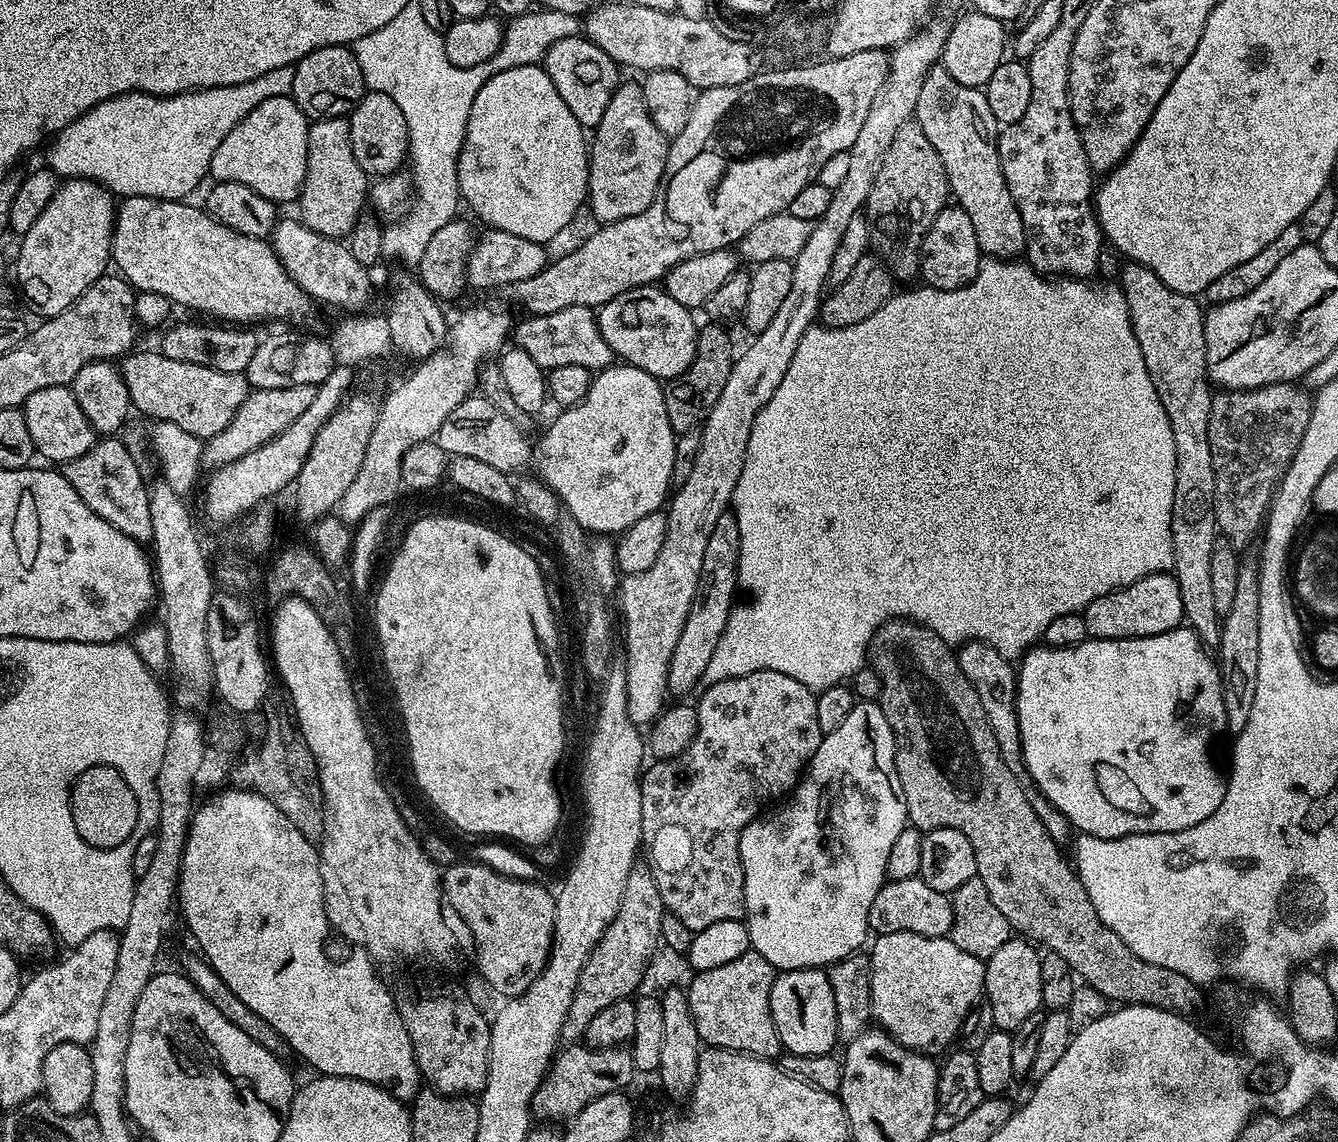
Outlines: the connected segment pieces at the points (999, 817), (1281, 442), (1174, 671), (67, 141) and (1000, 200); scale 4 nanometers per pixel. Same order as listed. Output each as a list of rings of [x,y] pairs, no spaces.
[[[887,620],[872,639],[870,667],[881,679],[878,703],[894,734],[896,769],[902,782],[908,824],[920,829],[921,833],[932,832],[935,828],[953,828],[970,838],[970,846],[974,846],[976,875],[1013,930],[1037,945],[1045,944],[1043,947],[1047,951],[1060,954],[1083,983],[1120,1006],[1138,1004],[1138,980],[1150,980],[1150,992],[1182,994],[1202,991],[1201,985],[1186,978],[1186,974],[1178,974],[1178,970],[1154,966],[1154,962],[1138,958],[1138,954],[1134,954],[1134,950],[1130,950],[1126,942],[1122,942],[1122,938],[1118,938],[1118,934],[1098,918],[1080,875],[1069,857],[1067,860],[1060,853],[1058,841],[1046,834],[1042,818],[1038,818],[1034,806],[1030,806],[1028,793],[1020,785],[1020,777],[1013,774],[1006,762],[1002,762],[998,742],[994,742],[994,730],[990,730],[982,702],[978,702],[974,686],[966,674],[962,674],[957,653],[945,640],[912,620]]]
[[[1296,382],[1271,384],[1261,388],[1220,390],[1213,395],[1208,433],[1210,458],[1214,461],[1214,518],[1219,535],[1233,548],[1243,550],[1259,532],[1261,535],[1278,485],[1284,473],[1291,468],[1294,454],[1306,434],[1313,403],[1309,389]]]
[[[1187,626],[1153,636],[1136,636],[1132,640],[1089,638],[1078,646],[1069,648],[1033,646],[1024,653],[1019,661],[1016,677],[1016,713],[1024,771],[1031,778],[1034,787],[1066,817],[1077,833],[1109,840],[1130,834],[1177,832],[1190,826],[1198,826],[1198,822],[1210,818],[1210,814],[1214,814],[1214,810],[1222,806],[1226,780],[1222,772],[1220,776],[1215,762],[1212,761],[1212,735],[1224,728],[1226,710],[1222,706],[1220,669],[1217,661],[1208,656],[1211,656],[1209,649],[1201,644],[1196,633]]]
[[[279,68],[265,76],[254,78],[245,84],[235,84],[234,86],[218,86],[217,88],[197,88],[190,92],[179,92],[177,96],[151,96],[148,92],[127,92],[121,96],[115,96],[109,100],[103,100],[101,104],[96,104],[86,114],[82,114],[74,122],[70,122],[60,132],[55,133],[51,137],[48,148],[47,167],[51,168],[60,178],[75,178],[78,180],[95,180],[97,184],[101,184],[107,188],[116,198],[127,198],[130,196],[145,196],[146,198],[158,198],[159,200],[184,200],[200,183],[203,182],[204,176],[209,175],[212,159],[214,158],[214,150],[218,150],[218,146],[222,146],[222,138],[226,138],[226,134],[230,134],[230,130],[234,130],[234,126],[238,126],[238,122],[242,118],[246,118],[246,114],[250,114],[250,110],[254,110],[254,106],[258,106],[262,102],[266,102],[266,98],[274,98],[275,96],[287,96],[292,90],[292,68]]]
[[[943,66],[932,68],[926,74],[922,82],[922,90],[918,93],[914,122],[922,126],[922,134],[926,134],[926,138],[930,138],[930,146],[938,150],[938,158],[942,158],[942,166],[946,170],[951,199],[962,210],[966,210],[966,215],[970,217],[981,253],[985,257],[997,260],[1017,259],[1025,251],[1028,239],[1022,226],[1022,214],[1018,214],[1018,206],[1014,206],[1014,198],[1010,198],[1010,190],[1002,174],[996,145],[998,125],[994,114],[990,114],[990,102],[986,102],[983,91],[962,86],[962,82],[954,82],[954,78],[946,74]]]

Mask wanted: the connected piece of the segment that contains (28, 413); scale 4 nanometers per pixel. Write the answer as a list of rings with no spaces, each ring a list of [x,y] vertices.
[[[50,386],[46,390],[34,390],[34,394],[24,400],[22,411],[37,453],[53,460],[56,466],[82,458],[82,454],[86,454],[98,439],[98,433],[90,426],[86,414],[82,414],[82,406],[78,406],[78,398],[74,398],[71,387]]]

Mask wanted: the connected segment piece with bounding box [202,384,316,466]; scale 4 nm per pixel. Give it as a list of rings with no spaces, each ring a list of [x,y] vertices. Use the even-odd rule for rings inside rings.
[[[316,385],[286,386],[286,390],[262,390],[261,388],[249,391],[248,396],[238,406],[234,418],[218,434],[207,437],[203,445],[202,460],[205,465],[219,466],[234,462],[243,455],[250,454],[256,447],[270,442],[284,430],[304,410],[309,409],[310,402],[314,401]]]

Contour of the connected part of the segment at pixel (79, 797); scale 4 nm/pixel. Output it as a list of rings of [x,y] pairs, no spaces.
[[[90,770],[84,772],[72,790],[74,818],[82,836],[94,844],[128,844],[140,828],[140,796],[134,790],[126,790],[118,770]]]

